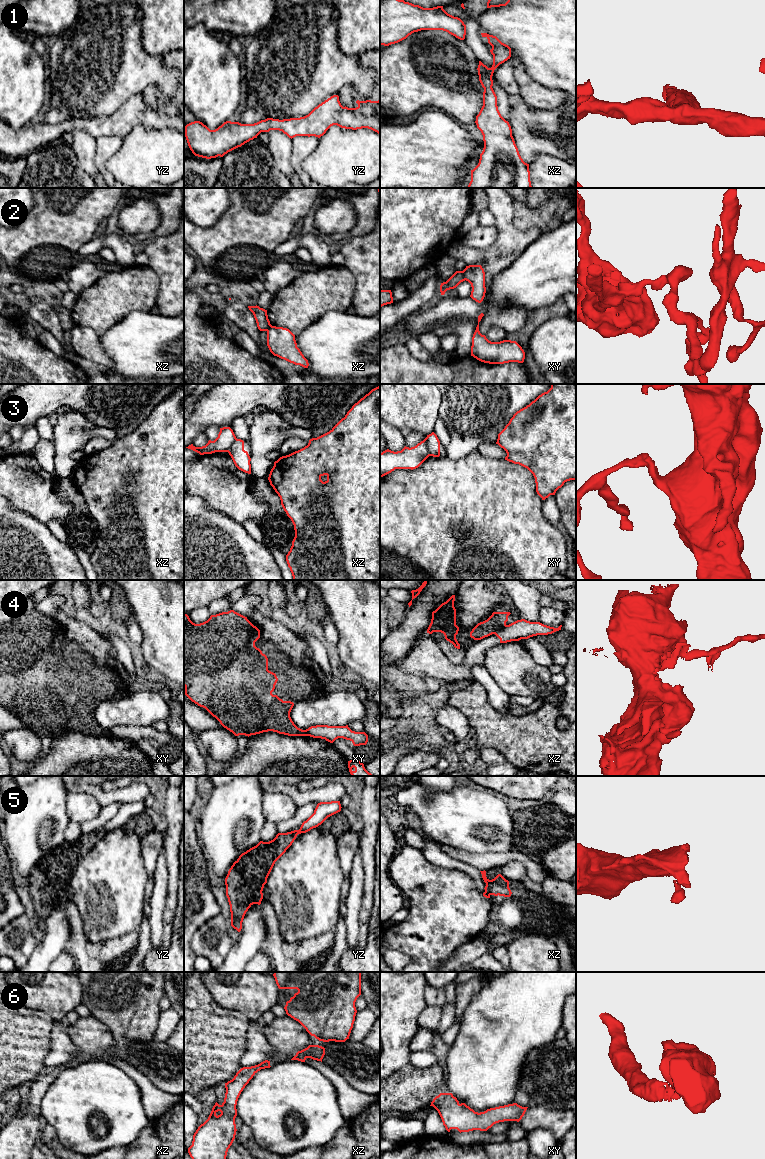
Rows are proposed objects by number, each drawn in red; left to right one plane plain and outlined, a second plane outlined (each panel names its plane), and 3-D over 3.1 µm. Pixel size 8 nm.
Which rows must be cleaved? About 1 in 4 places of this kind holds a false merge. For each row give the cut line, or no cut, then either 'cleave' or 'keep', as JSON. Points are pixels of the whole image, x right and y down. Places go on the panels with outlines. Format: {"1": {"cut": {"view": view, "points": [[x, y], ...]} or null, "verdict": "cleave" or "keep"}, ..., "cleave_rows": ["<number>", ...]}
{"1": {"cut": null, "verdict": "keep"}, "2": {"cut": {"view": "xy", "points": [[462, 271], [465, 279]]}, "verdict": "cleave"}, "3": {"cut": {"view": "xy", "points": [[425, 438], [430, 455]]}, "verdict": "cleave"}, "4": {"cut": {"view": "xz", "points": [[506, 625], [493, 633]]}, "verdict": "cleave"}, "5": {"cut": {"view": "xz", "points": [[486, 883], [491, 894]]}, "verdict": "cleave"}, "6": {"cut": null, "verdict": "keep"}, "cleave_rows": ["2", "3", "4", "5"]}

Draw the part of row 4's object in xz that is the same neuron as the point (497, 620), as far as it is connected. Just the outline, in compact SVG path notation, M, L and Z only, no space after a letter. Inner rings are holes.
M493 612L485 621L478 623L470 632L474 640L481 640L494 634L497 630L506 626L510 612Z

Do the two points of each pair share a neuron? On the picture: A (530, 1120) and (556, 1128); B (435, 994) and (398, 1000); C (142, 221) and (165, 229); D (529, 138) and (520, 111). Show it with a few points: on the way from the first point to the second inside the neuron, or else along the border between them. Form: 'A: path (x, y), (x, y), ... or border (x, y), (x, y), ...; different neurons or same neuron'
A: path (536, 1120), (548, 1120), (550, 1122); same neuron
B: border (428, 984), (424, 990), (424, 1001), (426, 1004); different neurons
C: border (154, 203), (159, 211), (159, 224), (152, 231); different neurons
D: path (527, 131), (526, 121), (523, 118); same neuron

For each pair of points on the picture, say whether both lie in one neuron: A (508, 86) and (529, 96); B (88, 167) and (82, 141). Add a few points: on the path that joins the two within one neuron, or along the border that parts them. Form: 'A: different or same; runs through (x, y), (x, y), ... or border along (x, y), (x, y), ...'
A: different; border along (513, 68), (513, 78), (520, 93)
B: same; runs through (86, 161), (84, 147)

